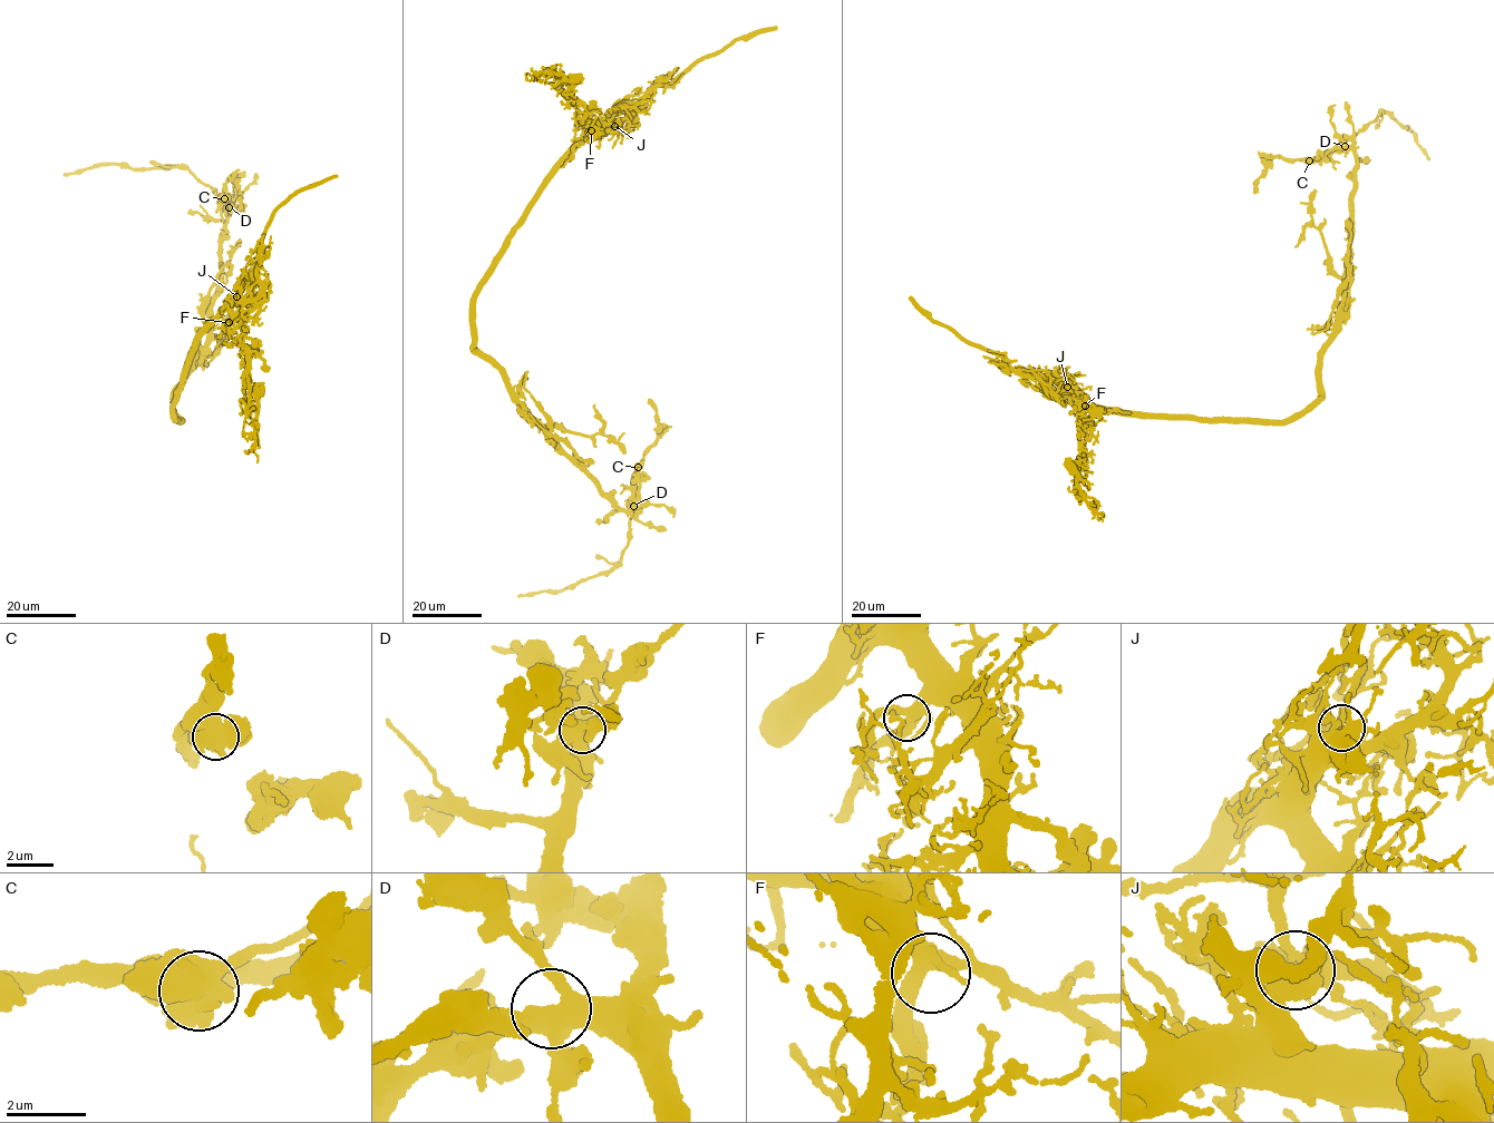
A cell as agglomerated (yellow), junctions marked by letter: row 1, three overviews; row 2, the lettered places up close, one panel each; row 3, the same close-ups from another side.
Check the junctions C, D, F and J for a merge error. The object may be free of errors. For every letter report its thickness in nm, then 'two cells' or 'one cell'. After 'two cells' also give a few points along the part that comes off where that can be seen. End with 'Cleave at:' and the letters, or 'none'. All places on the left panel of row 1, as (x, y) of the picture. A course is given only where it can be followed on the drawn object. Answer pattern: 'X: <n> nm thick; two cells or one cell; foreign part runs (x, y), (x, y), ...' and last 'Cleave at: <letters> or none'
C: 750 nm thick; two cells; foreign part runs (224, 198), (188, 171), (175, 166), (139, 171), (108, 164), (64, 174)
D: 500 nm thick; one cell
F: 360 nm thick; one cell
J: 400 nm thick; one cell
Cleave at: C

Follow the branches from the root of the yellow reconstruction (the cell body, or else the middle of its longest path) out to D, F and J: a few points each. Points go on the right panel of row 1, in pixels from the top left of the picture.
D: (1318, 388), (1321, 354), (1336, 328), (1341, 302), (1349, 241), (1356, 159), (1355, 152), (1345, 146)
F: (1318, 388), (1318, 400), (1309, 408), (1277, 421), (1138, 413), (1099, 406), (1084, 397), (1085, 406)
J: (1318, 388), (1318, 400), (1309, 408), (1272, 422), (1127, 411), (1098, 406), (1067, 387)

